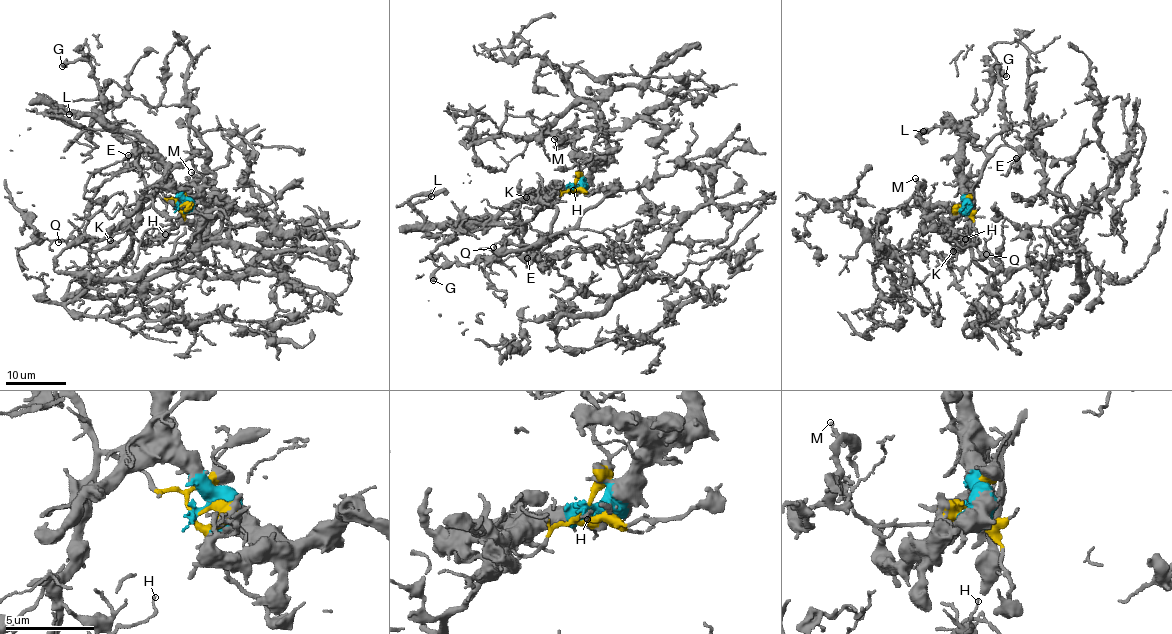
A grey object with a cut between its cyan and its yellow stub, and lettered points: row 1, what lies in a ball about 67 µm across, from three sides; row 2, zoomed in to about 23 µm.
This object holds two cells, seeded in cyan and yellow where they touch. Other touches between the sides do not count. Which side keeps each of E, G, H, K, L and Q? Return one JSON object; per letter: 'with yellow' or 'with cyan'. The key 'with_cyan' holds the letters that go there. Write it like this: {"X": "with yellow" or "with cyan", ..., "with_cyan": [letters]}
{"E": "with yellow", "G": "with yellow", "H": "with yellow", "K": "with yellow", "L": "with cyan", "Q": "with yellow", "with_cyan": ["L"]}

